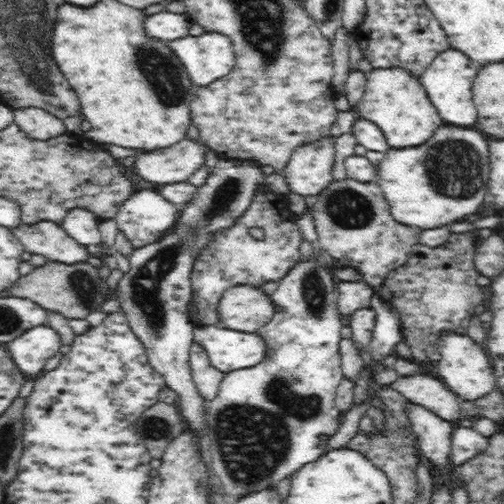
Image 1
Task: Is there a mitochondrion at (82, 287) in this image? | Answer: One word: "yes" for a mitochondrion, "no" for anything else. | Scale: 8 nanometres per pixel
yes

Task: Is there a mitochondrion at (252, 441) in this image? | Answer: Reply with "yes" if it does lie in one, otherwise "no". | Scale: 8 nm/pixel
yes

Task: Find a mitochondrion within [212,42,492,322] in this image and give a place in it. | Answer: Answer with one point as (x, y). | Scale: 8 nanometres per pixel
(455, 169)

